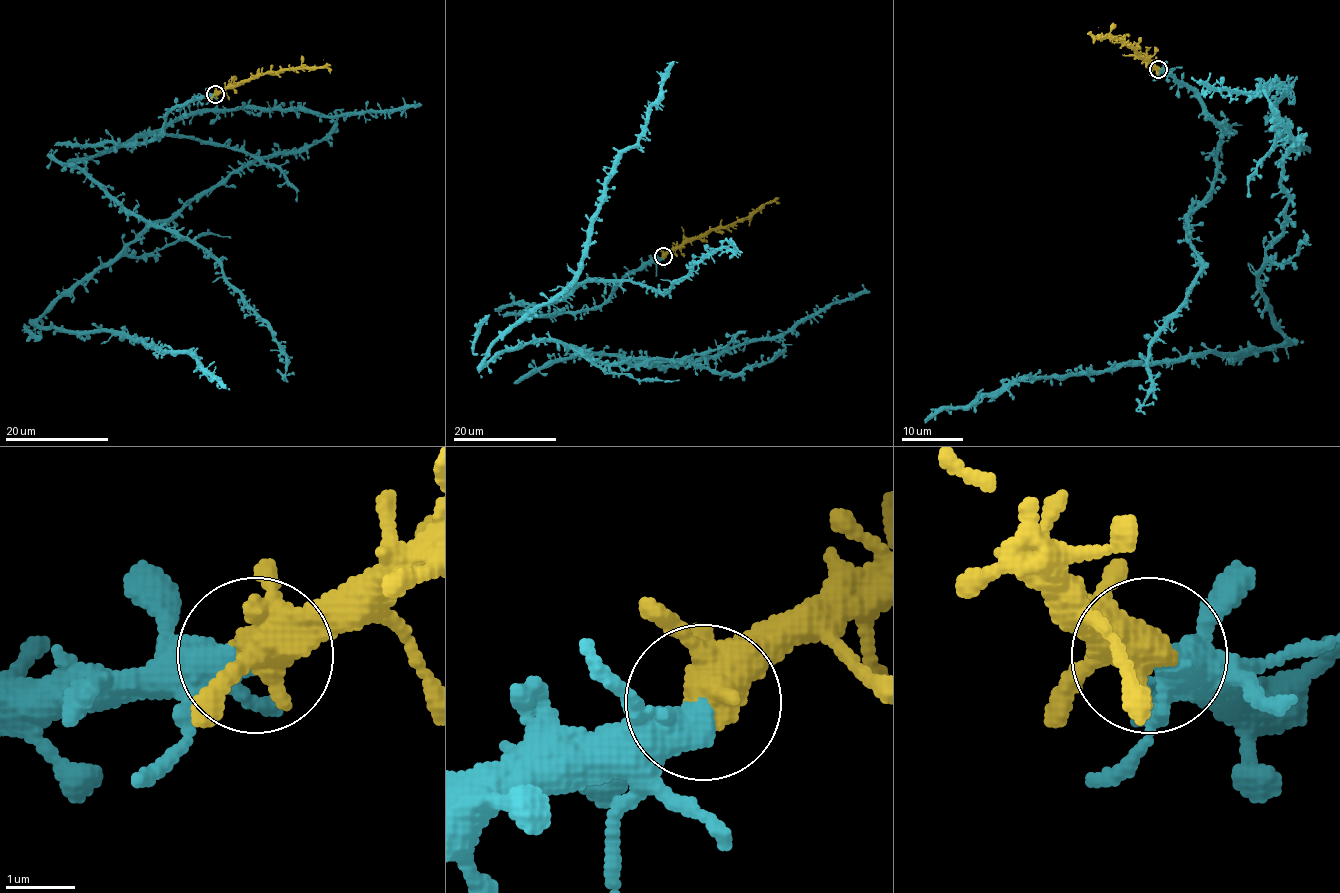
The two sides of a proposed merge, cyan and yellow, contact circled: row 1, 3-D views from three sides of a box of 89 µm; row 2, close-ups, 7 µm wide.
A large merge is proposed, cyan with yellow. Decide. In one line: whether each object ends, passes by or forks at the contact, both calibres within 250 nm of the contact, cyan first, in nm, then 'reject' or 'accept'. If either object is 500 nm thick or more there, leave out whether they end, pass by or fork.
calibres 500 and 400 nm; accept

